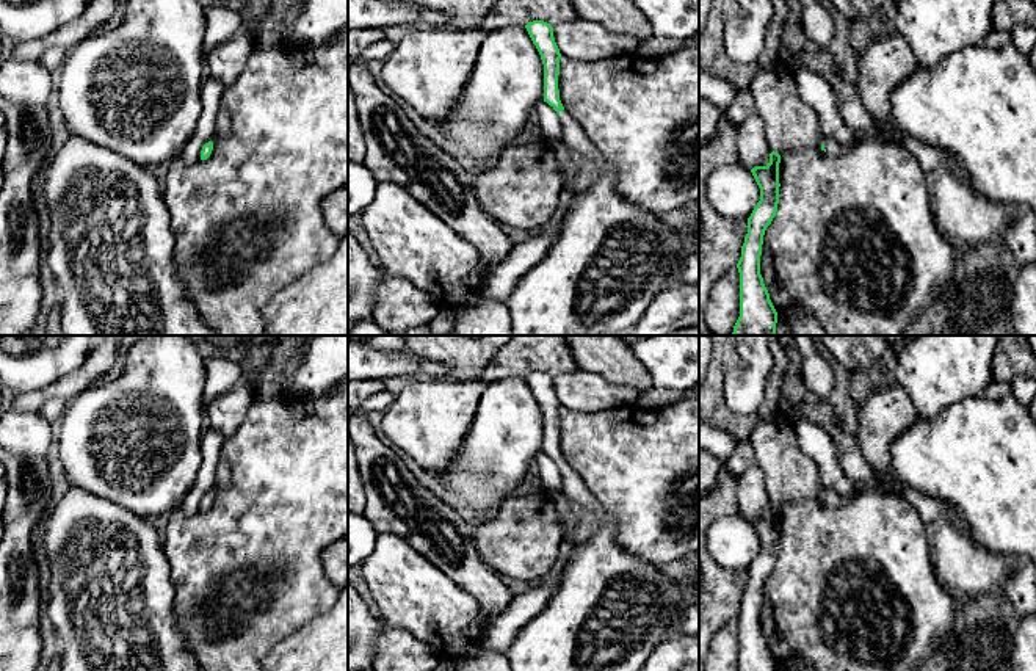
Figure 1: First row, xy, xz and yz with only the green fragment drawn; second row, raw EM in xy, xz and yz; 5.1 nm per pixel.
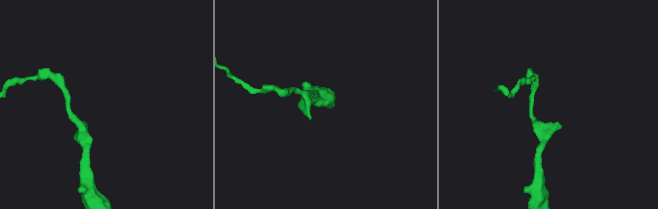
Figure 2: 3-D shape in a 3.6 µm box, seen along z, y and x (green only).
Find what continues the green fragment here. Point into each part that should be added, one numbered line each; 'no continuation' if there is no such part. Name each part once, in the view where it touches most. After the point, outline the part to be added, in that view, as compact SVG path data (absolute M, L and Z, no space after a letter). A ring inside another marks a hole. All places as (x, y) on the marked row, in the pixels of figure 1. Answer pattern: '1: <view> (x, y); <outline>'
1: yz (833, 148); M856 136L851 144L840 144L835 141L824 141L823 144L824 144L826 154L840 155L840 154L845 154L845 152L851 151L853 147L856 147L859 144L859 141L860 140Z

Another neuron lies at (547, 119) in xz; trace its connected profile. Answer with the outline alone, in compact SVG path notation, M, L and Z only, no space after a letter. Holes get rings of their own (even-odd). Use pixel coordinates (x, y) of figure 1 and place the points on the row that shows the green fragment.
M541 100L534 108L534 121L544 138L563 140L563 125L558 113L547 102Z

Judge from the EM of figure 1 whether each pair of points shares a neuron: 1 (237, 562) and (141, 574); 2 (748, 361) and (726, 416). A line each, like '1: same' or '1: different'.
1: different
2: different

